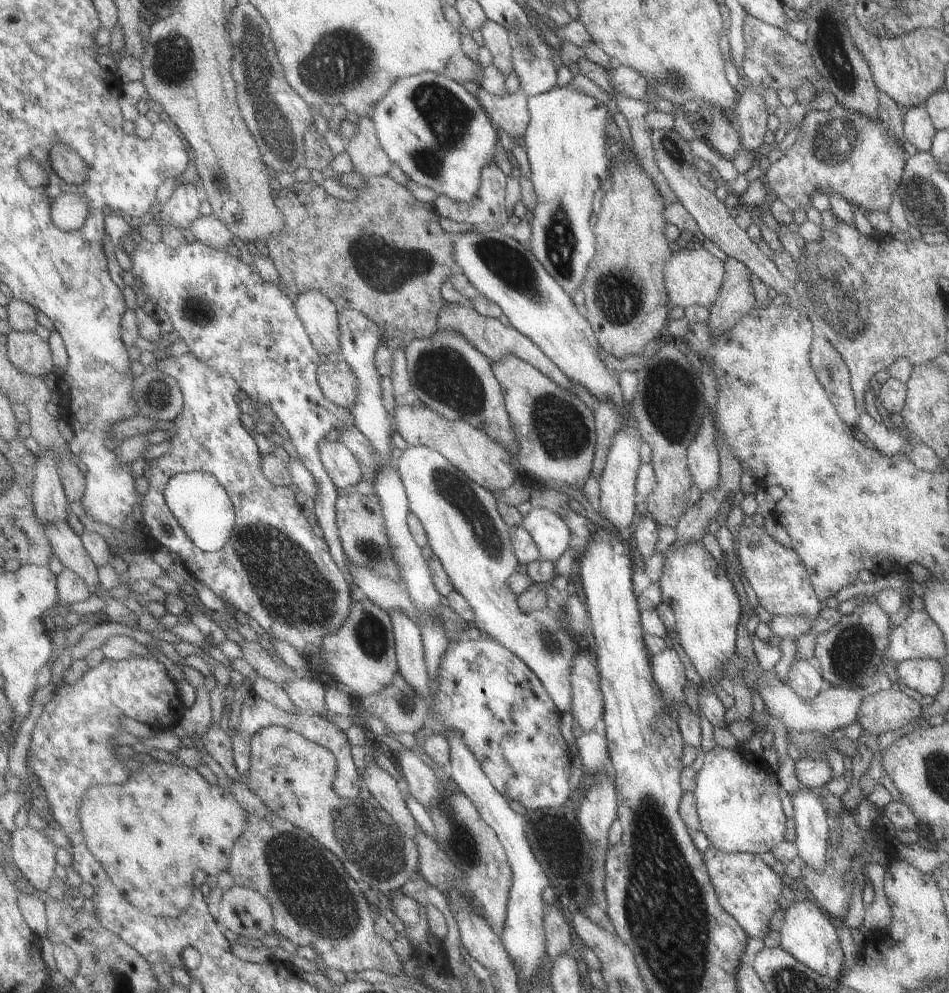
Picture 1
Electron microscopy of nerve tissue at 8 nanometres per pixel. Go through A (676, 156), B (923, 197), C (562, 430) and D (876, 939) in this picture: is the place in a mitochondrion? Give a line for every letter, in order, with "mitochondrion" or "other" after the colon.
A: mitochondrion
B: mitochondrion
C: mitochondrion
D: other

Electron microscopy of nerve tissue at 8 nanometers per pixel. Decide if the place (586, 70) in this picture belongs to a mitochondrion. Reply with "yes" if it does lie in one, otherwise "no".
no

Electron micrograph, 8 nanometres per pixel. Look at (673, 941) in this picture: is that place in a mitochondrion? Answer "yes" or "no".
yes

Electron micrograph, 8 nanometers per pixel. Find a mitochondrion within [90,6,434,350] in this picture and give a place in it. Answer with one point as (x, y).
(338, 62)

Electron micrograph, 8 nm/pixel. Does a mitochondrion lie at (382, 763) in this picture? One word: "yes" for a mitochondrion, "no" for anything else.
no

